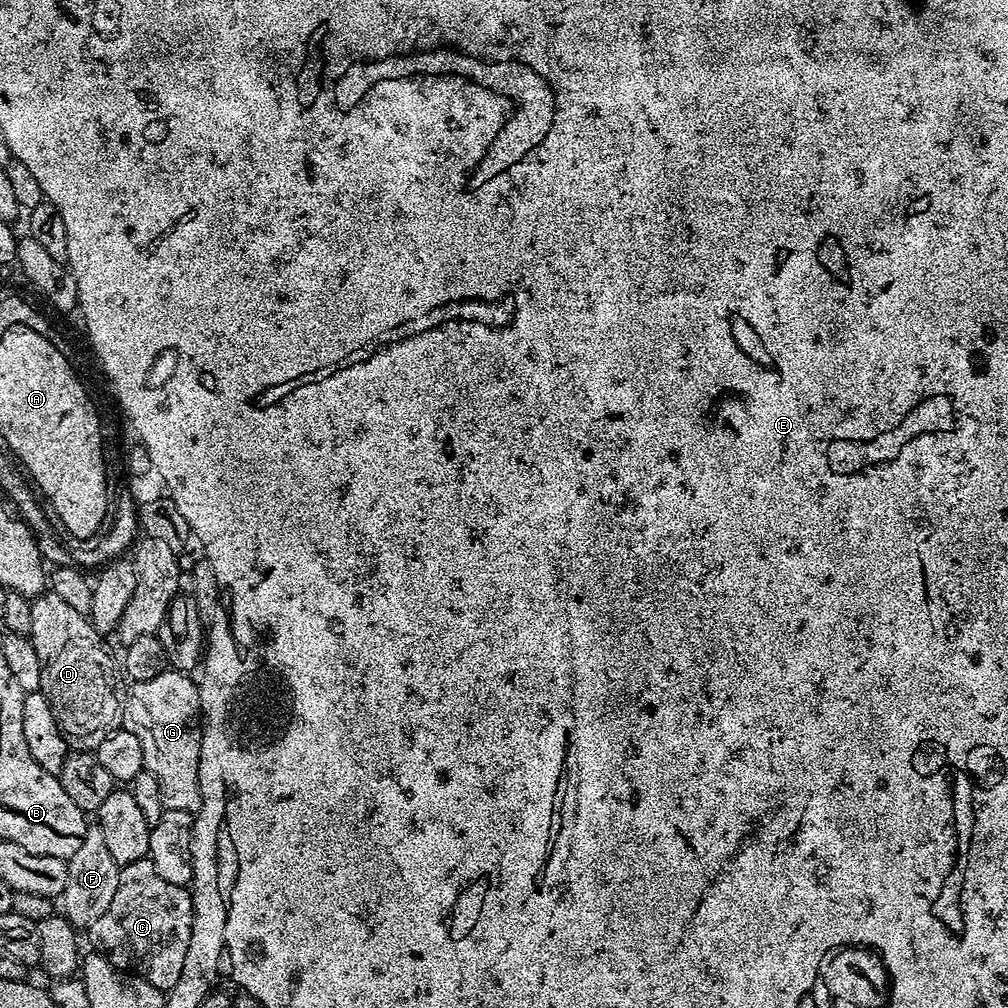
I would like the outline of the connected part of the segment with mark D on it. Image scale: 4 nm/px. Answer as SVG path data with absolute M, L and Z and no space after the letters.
M45 590L32 600L30 618L34 621L32 627L32 641L34 650L42 662L42 682L39 692L44 695L46 702L50 702L50 710L54 710L54 718L64 732L69 749L77 752L91 752L108 737L108 733L117 727L122 716L122 688L116 685L118 664L112 661L108 648L104 645L105 637L96 631L88 616L78 614L58 598L51 590Z

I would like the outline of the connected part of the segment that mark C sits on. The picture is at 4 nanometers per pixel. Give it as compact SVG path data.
M147 858L123 865L110 910L86 930L91 947L119 972L140 976L165 994L182 974L192 937L192 894L185 885L166 882Z

